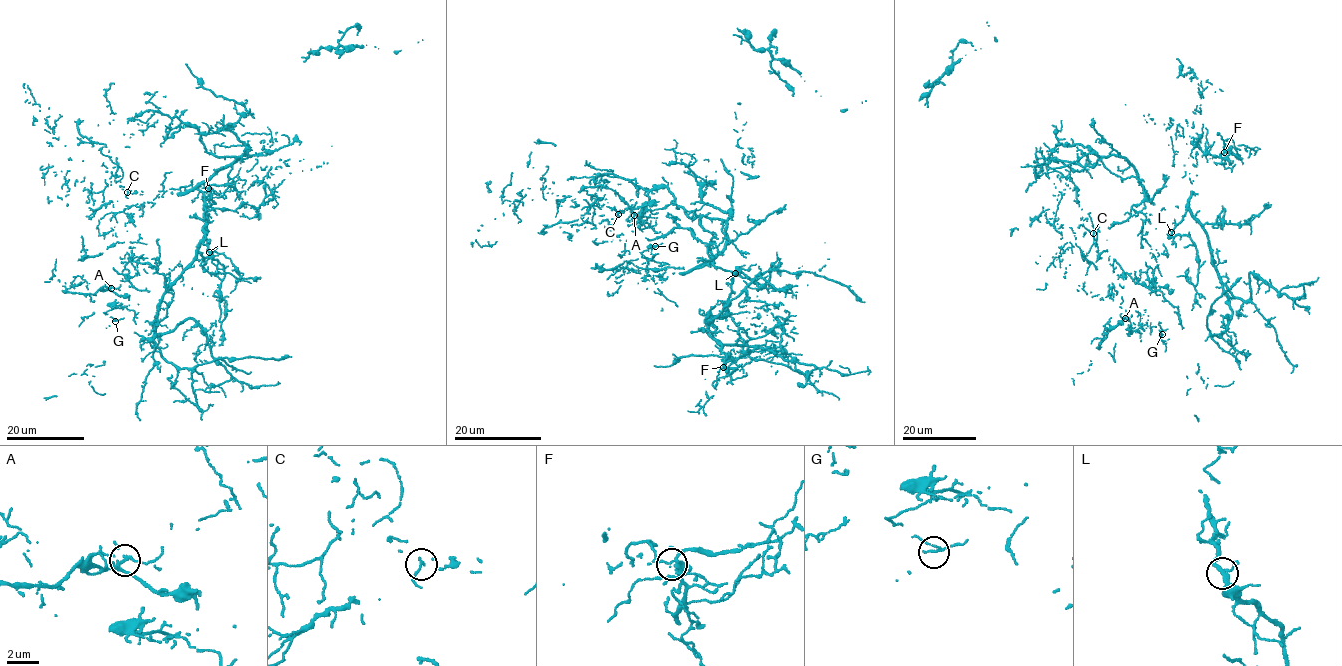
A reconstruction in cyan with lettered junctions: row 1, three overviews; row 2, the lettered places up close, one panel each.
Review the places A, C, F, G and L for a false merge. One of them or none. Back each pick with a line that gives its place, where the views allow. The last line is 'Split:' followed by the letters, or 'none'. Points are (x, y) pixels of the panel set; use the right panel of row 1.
Split: none

